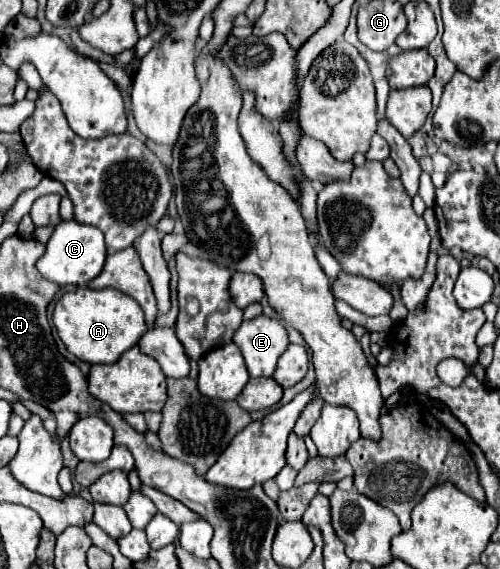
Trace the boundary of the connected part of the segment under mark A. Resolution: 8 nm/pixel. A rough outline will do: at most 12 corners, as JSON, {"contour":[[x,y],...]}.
{"contour":[[79,287],[55,305],[67,351],[115,363],[147,329],[137,301]]}

